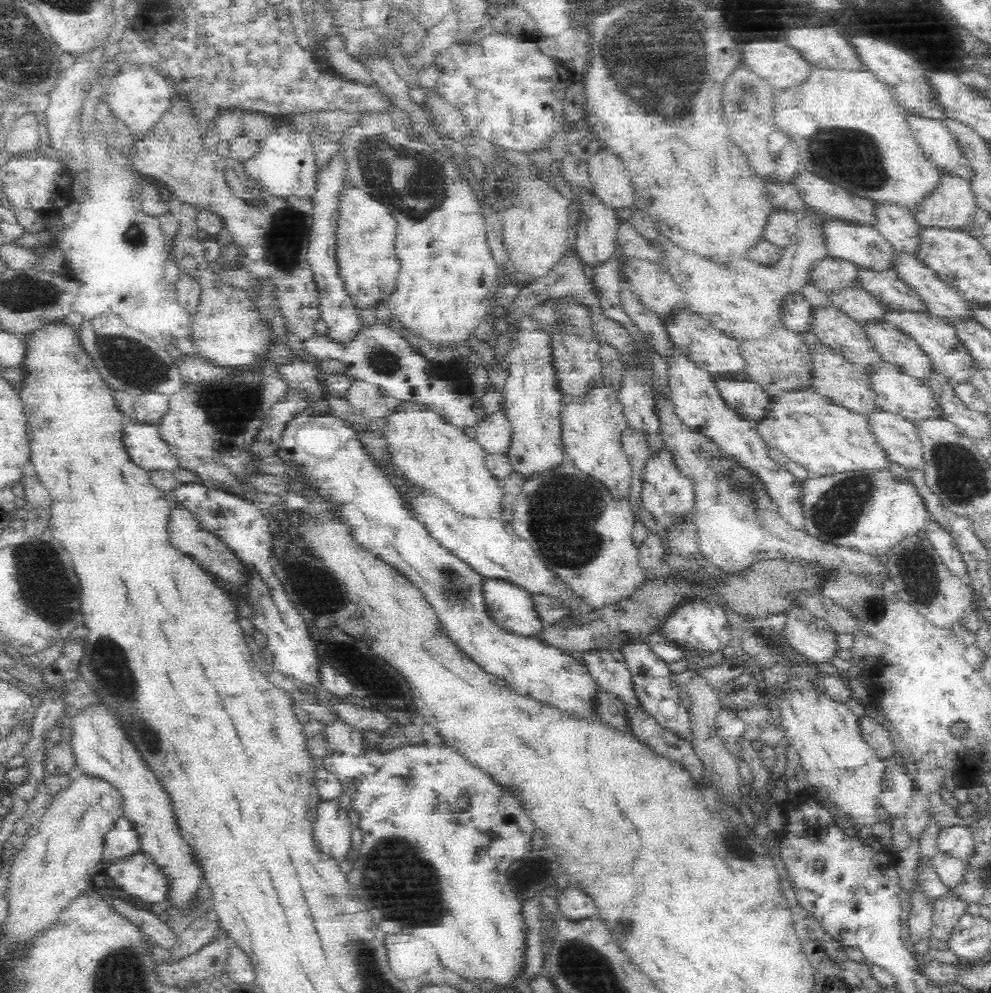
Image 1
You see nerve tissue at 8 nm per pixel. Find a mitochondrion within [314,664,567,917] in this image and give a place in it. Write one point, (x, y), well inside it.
(538, 870)

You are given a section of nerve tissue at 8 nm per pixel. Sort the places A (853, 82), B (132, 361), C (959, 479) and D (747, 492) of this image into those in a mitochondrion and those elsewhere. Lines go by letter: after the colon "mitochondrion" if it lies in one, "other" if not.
A: other
B: mitochondrion
C: mitochondrion
D: mitochondrion

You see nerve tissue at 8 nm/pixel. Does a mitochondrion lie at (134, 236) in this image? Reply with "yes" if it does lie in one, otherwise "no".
yes

